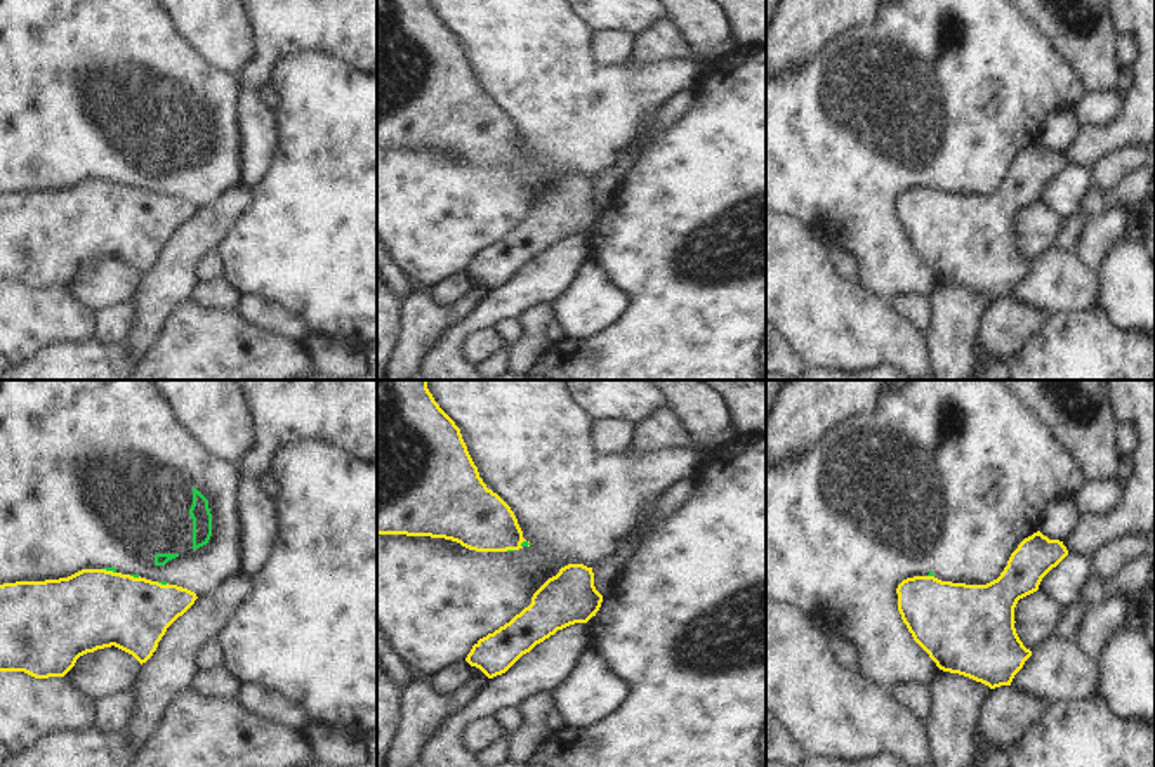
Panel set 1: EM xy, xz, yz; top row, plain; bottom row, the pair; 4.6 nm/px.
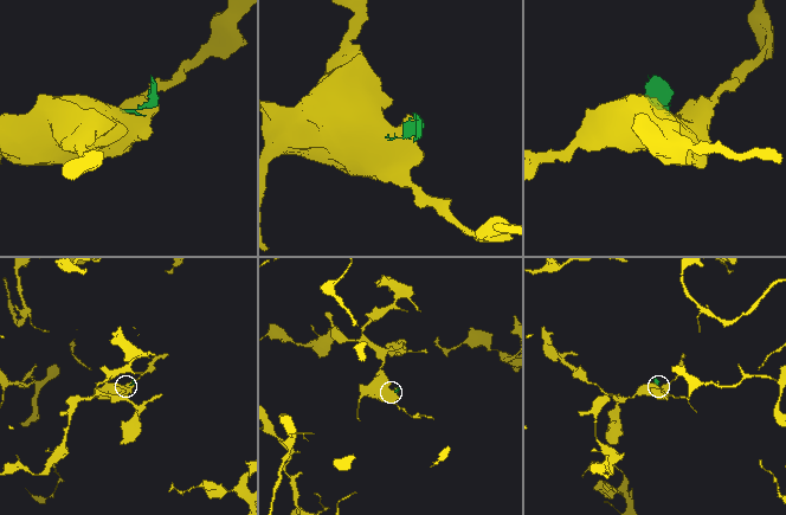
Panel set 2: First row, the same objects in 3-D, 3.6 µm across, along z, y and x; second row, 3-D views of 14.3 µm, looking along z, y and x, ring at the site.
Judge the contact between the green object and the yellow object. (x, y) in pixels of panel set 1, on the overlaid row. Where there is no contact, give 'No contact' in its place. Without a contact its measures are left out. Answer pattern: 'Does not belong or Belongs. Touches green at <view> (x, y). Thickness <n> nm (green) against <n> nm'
Does not belong. Touches green at xz (525, 542). Thickness 30 nm (green) against 280 nm

